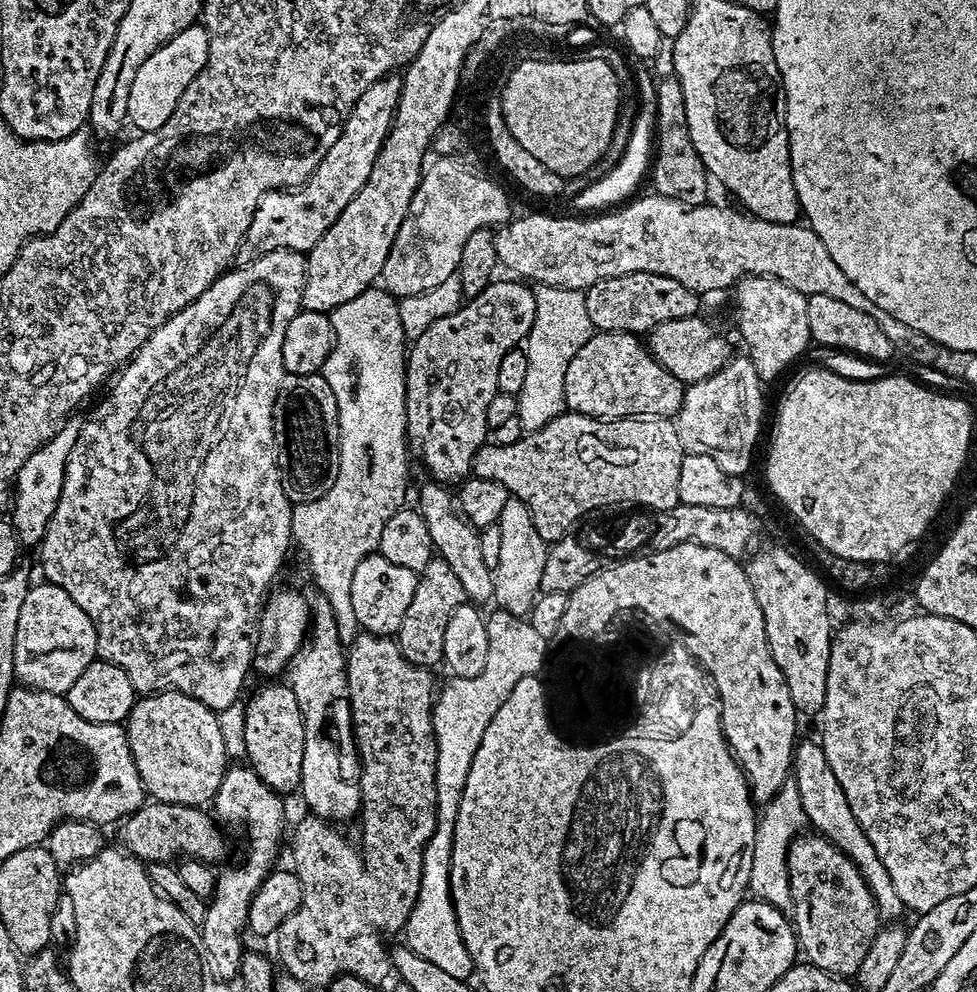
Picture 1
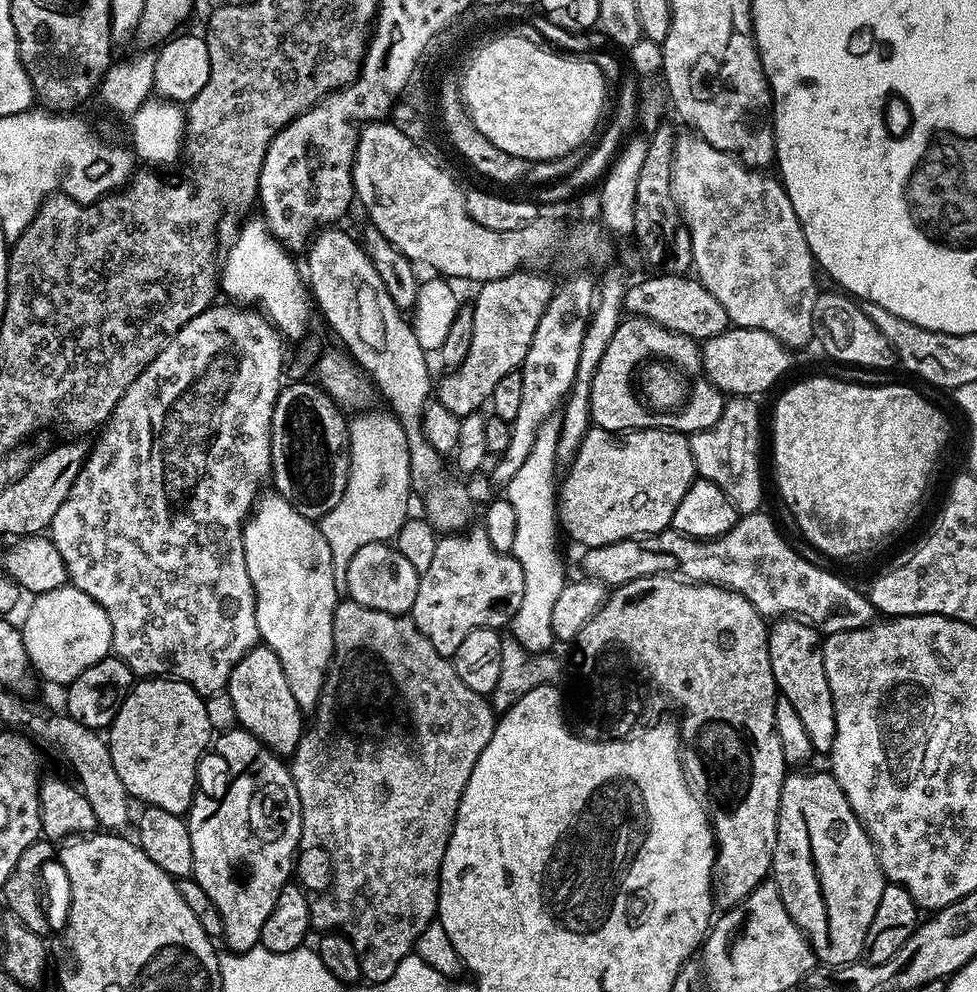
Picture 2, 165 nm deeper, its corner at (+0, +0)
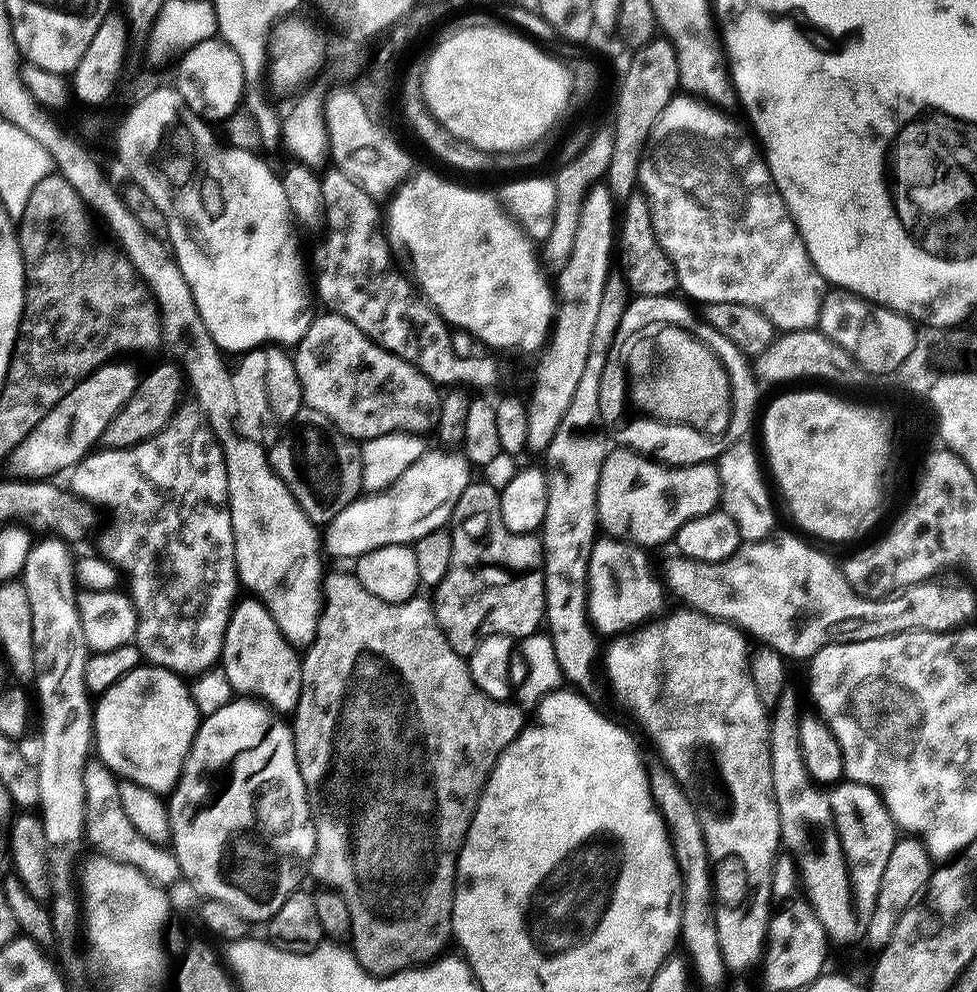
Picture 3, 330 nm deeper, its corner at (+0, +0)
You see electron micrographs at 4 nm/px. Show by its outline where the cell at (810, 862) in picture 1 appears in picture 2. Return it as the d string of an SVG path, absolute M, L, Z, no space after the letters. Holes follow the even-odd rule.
M792 770L787 773L782 782L782 798L780 799L780 813L778 814L778 834L776 835L776 845L772 855L771 879L776 881L778 890L782 894L782 902L794 918L794 922L802 929L808 942L812 946L812 951L816 953L816 959L824 966L839 966L842 964L854 964L861 959L866 942L866 930L870 930L870 922L874 922L874 910L878 910L878 898L882 898L882 890L886 883L884 871L880 869L880 857L878 849L872 843L872 837L864 828L864 823L860 817L854 814L850 802L844 793L844 785L839 779L836 780L828 772L804 772L808 770Z

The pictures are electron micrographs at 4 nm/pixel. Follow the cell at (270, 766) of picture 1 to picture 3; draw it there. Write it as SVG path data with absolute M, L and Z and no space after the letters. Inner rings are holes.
M255 598L241 599L232 609L224 639L222 671L233 693L244 698L259 698L277 714L295 713L302 690L301 653L278 630L278 622Z

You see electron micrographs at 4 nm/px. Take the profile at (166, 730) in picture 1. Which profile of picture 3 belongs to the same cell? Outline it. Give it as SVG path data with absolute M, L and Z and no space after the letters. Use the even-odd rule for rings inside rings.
M141 666L123 676L95 701L94 752L117 777L130 780L138 786L146 786L152 792L168 794L180 782L180 771L184 769L201 719L191 687L181 677L165 668Z

